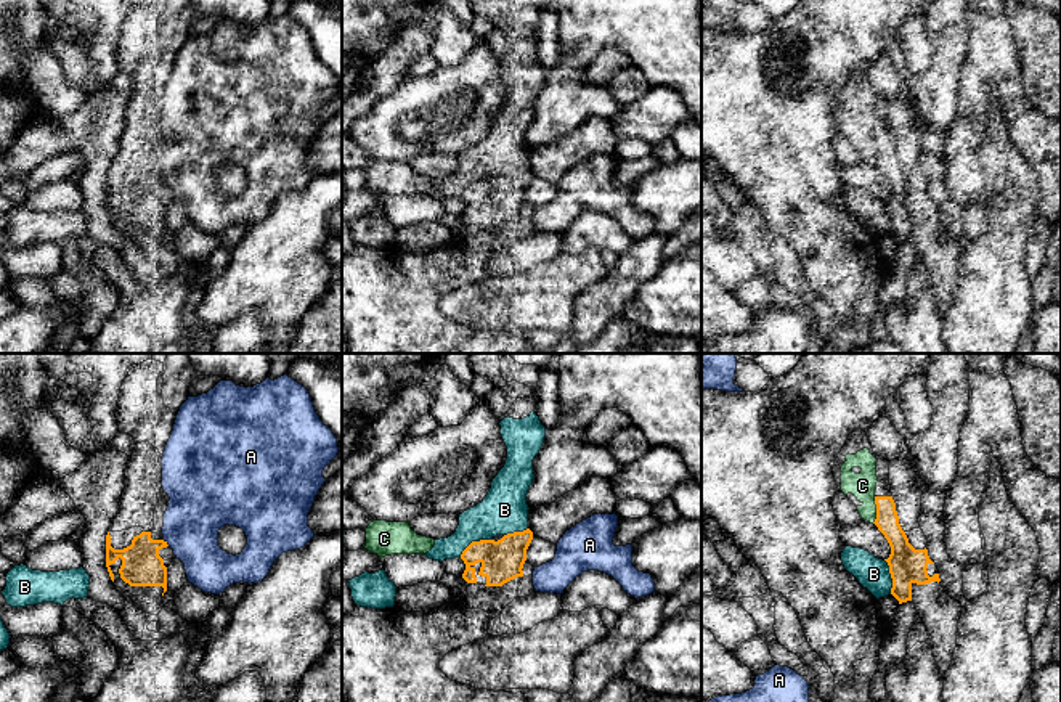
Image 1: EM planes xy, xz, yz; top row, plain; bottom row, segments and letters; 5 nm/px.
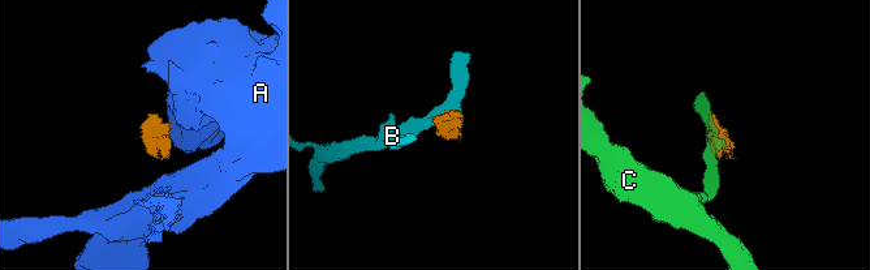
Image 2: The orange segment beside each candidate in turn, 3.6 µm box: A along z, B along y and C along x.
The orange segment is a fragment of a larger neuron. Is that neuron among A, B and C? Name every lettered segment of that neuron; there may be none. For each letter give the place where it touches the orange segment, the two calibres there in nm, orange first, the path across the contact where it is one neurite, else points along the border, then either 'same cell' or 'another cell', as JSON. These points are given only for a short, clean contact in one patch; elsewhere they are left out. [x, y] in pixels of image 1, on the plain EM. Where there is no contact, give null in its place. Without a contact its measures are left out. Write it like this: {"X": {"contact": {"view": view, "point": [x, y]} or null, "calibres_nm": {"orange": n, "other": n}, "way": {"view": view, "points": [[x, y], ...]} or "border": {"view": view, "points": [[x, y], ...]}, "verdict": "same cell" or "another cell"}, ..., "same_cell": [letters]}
{"A": {"contact": {"view": "xy", "point": [166, 182]}, "calibres_nm": {"orange": 200, "other": 300}, "verdict": "another cell"}, "B": {"contact": {"view": "xz", "point": [474, 182]}, "calibres_nm": {"orange": 200, "other": 240}, "verdict": "another cell"}, "C": {"contact": {"view": "yz", "point": [877, 150]}, "calibres_nm": {"orange": 120, "other": 130}, "border": {"view": "yz", "points": [[875, 137], [875, 159], [872, 163]]}, "verdict": "another cell"}, "same_cell": []}

